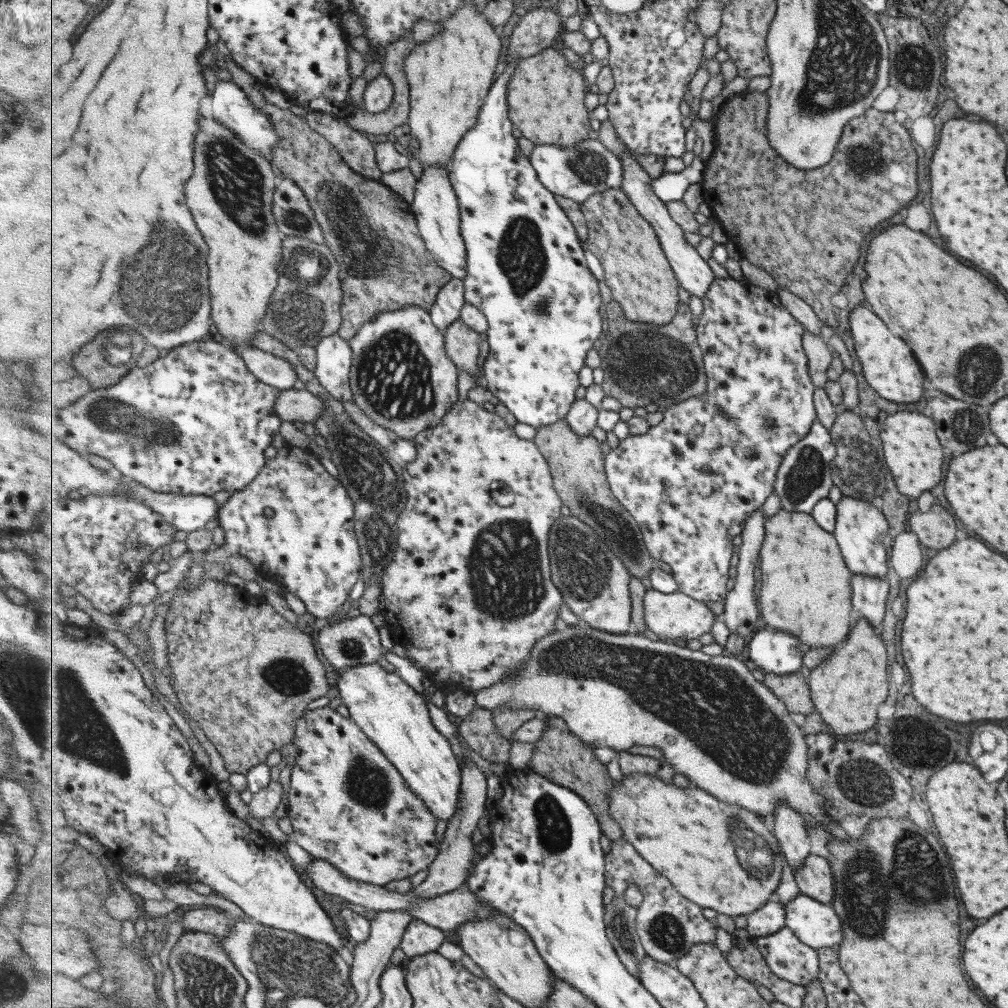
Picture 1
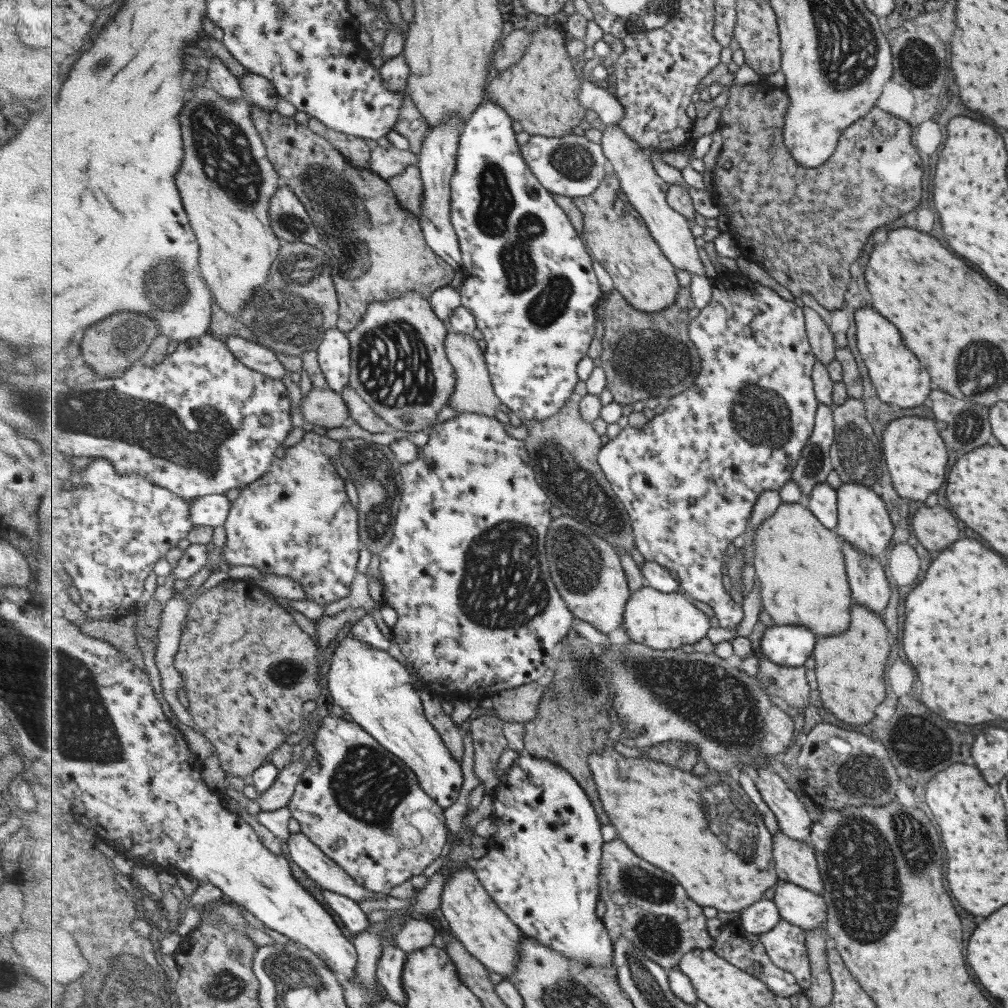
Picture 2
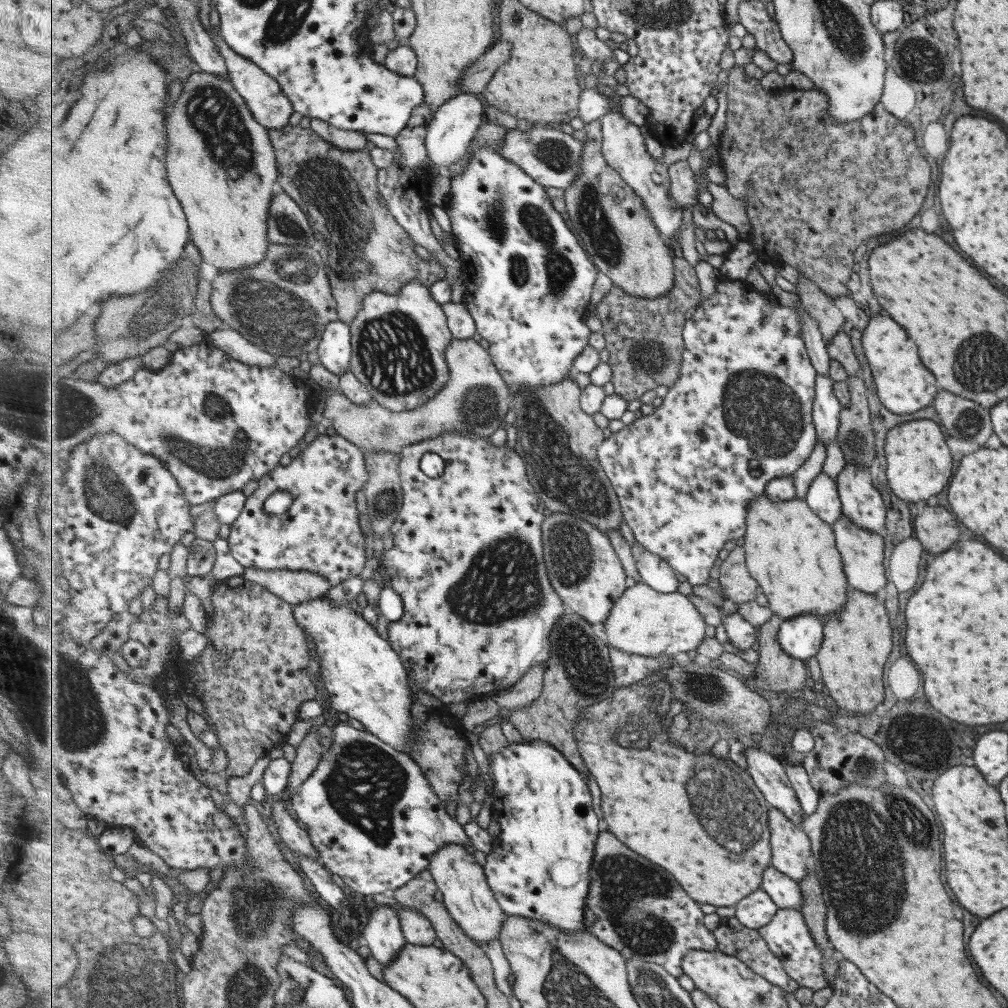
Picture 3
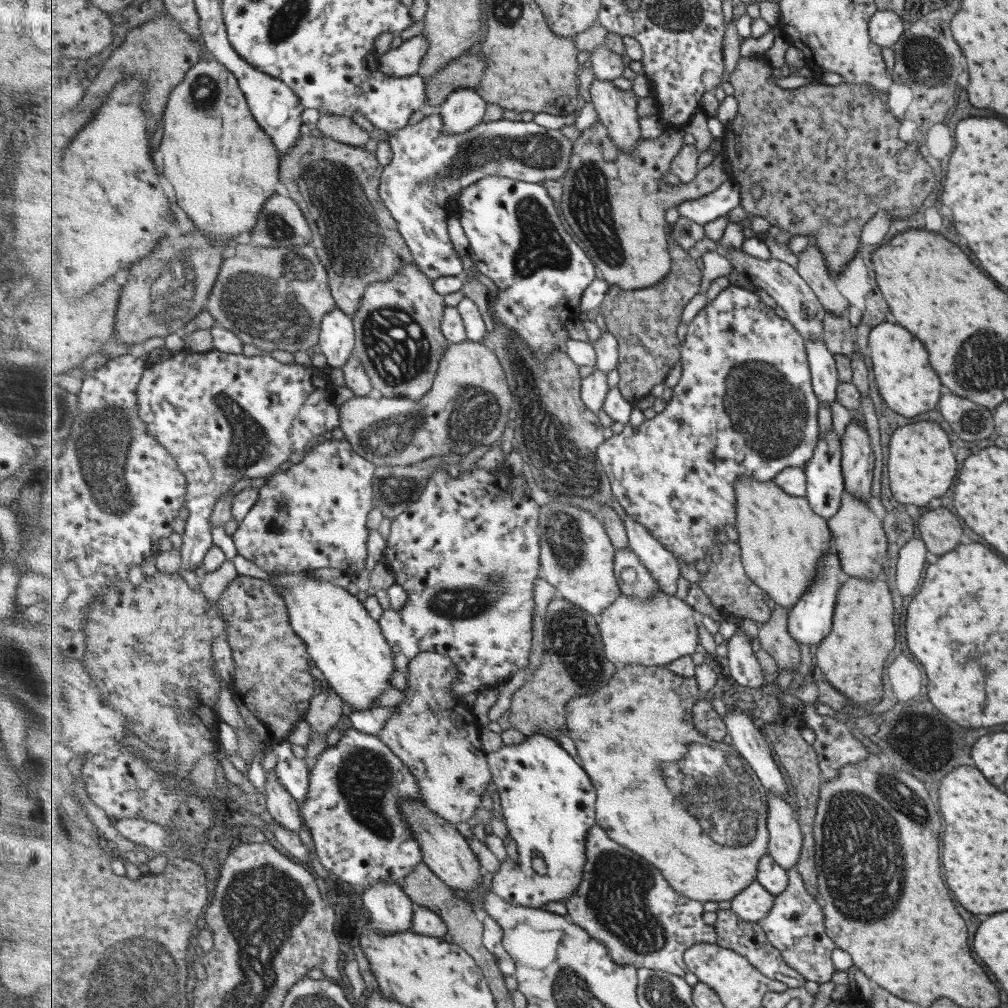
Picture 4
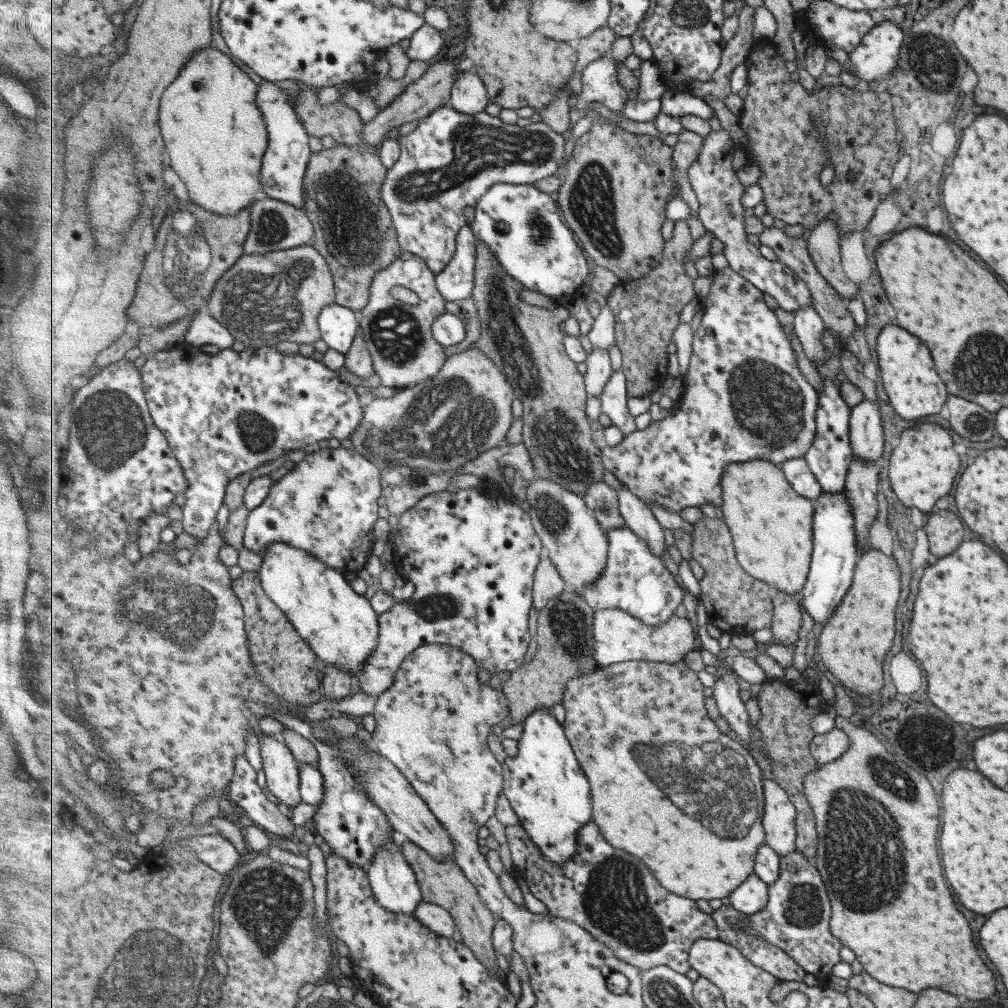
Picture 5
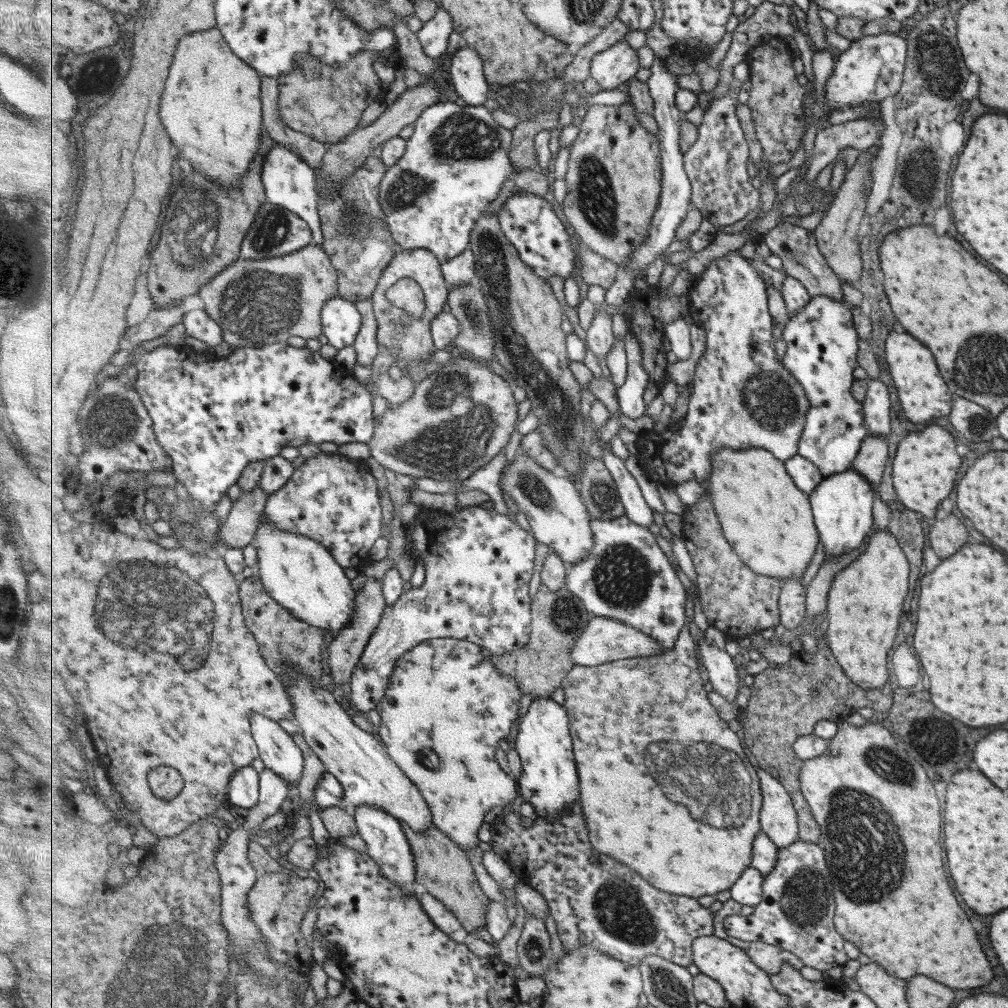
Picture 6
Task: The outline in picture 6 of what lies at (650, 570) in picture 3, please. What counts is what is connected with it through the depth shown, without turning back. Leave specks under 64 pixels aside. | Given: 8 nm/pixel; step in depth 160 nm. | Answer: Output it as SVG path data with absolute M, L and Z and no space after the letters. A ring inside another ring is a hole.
M604 446L602 458L615 479L619 496L626 509L626 516L640 525L649 526L653 524L653 520L655 520L653 518L654 512L651 510L651 506L645 502L635 476L627 470L625 459L615 456L613 450L608 446Z

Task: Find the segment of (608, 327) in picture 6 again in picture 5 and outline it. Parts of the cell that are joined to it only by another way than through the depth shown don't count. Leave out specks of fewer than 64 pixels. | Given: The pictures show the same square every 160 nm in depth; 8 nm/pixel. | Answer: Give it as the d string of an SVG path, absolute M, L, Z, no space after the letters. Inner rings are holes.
M593 347L586 363L588 370L585 374L585 390L588 391L588 396L601 399L601 394L605 392L611 375L614 374L610 351L601 347Z

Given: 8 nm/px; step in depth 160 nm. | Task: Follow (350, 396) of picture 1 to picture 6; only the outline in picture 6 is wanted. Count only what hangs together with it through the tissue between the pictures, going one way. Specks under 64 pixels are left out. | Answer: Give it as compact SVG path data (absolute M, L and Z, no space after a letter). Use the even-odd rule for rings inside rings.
M338 294L324 304L322 322L324 335L335 349L351 346L364 321L356 302Z

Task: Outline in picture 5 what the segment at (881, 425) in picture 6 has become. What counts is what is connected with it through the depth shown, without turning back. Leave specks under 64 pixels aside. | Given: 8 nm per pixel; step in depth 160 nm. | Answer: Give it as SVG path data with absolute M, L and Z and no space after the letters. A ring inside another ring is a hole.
M864 400L851 407L848 438L851 440L854 459L877 461L881 456L883 430L879 405L876 402Z

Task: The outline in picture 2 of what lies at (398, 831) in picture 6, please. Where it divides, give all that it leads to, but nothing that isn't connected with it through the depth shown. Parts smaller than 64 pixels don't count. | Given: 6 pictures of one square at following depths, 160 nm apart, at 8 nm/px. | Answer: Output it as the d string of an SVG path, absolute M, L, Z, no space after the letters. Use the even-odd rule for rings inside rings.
M387 945L383 949L377 971L377 979L385 993L393 1002L406 1006L407 993L403 989L403 971L407 962L408 953L398 945Z

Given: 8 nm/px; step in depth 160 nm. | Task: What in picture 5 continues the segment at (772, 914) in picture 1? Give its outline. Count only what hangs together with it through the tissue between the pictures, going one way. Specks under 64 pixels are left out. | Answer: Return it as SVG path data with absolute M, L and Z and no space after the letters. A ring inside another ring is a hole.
M753 873L740 889L731 894L730 903L744 916L757 914L762 912L769 902L769 888L769 885Z

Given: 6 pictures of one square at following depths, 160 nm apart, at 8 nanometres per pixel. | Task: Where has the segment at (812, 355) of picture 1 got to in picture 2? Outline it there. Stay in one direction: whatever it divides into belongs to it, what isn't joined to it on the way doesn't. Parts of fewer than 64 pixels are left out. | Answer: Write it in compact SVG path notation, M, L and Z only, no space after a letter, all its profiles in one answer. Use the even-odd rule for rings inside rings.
M805 307L806 326L808 327L809 342L815 353L815 361L825 366L834 359L836 343L829 327L819 317L819 314L809 307Z

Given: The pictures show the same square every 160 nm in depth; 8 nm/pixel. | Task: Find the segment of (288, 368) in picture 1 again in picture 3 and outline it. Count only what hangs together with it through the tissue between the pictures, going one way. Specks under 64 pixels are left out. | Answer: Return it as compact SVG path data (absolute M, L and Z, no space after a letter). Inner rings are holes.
M225 326L223 329L214 330L207 335L221 350L245 364L275 367L276 355L266 349L249 342L238 330Z

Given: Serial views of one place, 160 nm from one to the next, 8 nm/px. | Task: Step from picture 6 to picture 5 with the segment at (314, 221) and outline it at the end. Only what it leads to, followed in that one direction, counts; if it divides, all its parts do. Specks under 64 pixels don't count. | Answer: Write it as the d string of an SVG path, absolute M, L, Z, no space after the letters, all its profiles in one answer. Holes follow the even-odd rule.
M263 79L258 88L257 100L270 132L268 150L264 154L264 165L261 171L265 188L263 191L275 200L287 202L297 208L305 208L305 175L307 175L310 156L313 153L309 148L311 138L299 120L298 111L289 101L288 93L285 90L276 86L275 83Z

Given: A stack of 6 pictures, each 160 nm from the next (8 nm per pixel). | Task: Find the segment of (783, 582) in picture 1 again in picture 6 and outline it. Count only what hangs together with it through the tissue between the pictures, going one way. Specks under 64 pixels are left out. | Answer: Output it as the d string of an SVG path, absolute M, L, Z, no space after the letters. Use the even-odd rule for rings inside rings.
M725 448L712 456L712 465L707 492L736 553L757 574L782 581L802 577L818 532L811 522L809 494L796 485L785 461L765 448Z

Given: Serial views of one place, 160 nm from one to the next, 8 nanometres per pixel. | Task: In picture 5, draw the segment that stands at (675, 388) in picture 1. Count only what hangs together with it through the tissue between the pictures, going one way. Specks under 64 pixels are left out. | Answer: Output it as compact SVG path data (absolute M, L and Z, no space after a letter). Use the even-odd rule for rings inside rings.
M687 219L677 221L673 236L666 241L664 260L656 269L638 281L621 281L607 298L609 306L616 316L616 342L624 356L624 372L627 378L628 398L641 398L650 395L667 380L669 376L669 342L674 340L674 334L681 324L681 310L699 296L693 288L693 279L685 274L685 256L693 248L693 236Z

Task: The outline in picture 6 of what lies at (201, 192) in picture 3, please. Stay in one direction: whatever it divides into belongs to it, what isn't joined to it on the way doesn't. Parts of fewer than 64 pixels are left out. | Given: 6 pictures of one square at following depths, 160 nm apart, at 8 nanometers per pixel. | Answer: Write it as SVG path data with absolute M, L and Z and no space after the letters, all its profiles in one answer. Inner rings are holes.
M218 27L180 40L160 115L174 146L183 148L193 168L207 174L215 184L236 191L260 152L263 106L262 75L232 51Z

